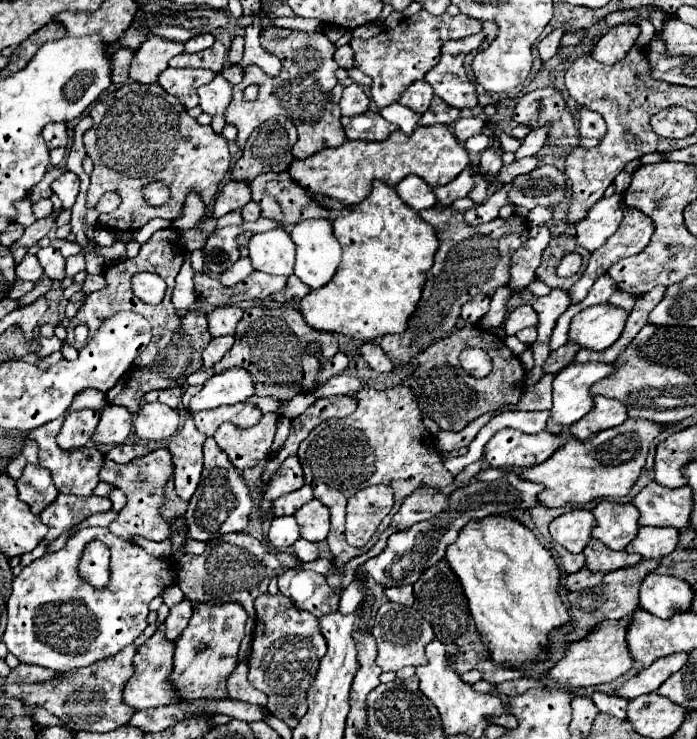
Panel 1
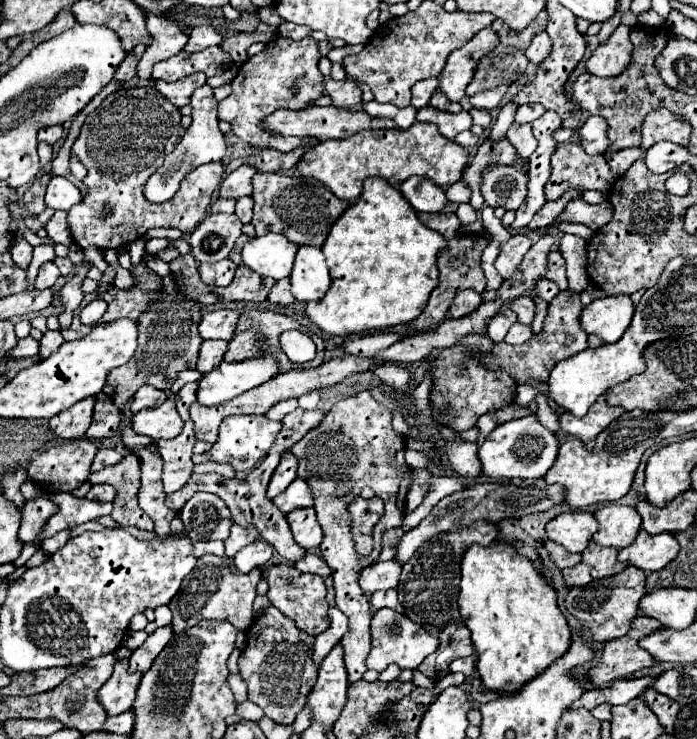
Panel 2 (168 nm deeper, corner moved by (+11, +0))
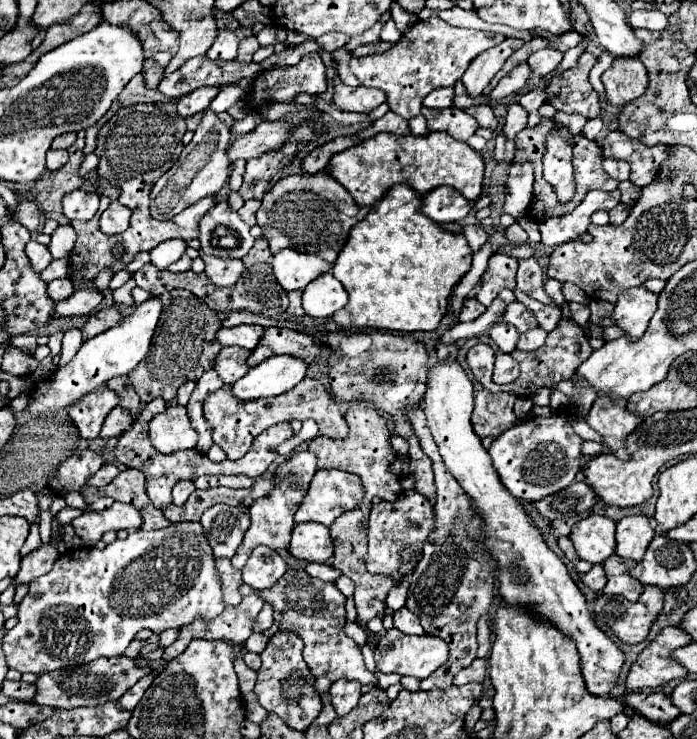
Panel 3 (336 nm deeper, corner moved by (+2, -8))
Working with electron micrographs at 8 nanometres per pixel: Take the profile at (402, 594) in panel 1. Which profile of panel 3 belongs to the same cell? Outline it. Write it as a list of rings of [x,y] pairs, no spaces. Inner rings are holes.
[[[406,606],[394,612],[394,628],[402,630],[404,634],[418,634],[418,636],[424,634],[424,630],[422,630],[418,618],[416,618]]]

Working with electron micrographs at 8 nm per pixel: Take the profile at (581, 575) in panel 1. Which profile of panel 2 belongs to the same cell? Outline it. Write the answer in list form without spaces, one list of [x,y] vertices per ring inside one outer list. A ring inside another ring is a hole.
[[[577,564],[577,566],[573,566],[573,568],[565,568],[563,570],[563,576],[565,576],[565,582],[567,582],[567,586],[585,586],[585,584],[589,584],[593,578],[591,578],[591,566],[589,564]]]

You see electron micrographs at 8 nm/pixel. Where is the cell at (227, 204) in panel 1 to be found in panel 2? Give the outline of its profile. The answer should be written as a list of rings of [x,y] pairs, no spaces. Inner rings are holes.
[[[239,166],[235,172],[231,172],[219,188],[219,196],[221,198],[241,198],[241,196],[251,196],[253,186],[251,186],[251,178],[257,174],[257,170],[253,166]]]

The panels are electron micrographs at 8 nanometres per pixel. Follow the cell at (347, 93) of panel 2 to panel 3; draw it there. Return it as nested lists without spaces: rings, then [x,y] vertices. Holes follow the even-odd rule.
[[[338,78],[334,80],[334,98],[338,110],[346,112],[372,112],[378,104],[386,100],[386,94],[378,88],[366,88],[366,86],[346,86]]]

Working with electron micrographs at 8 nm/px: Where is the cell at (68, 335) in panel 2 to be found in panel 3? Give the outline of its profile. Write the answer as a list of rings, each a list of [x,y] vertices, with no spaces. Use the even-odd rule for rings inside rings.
[[[106,306],[106,308],[94,312],[94,314],[88,318],[88,322],[82,326],[82,336],[84,336],[84,340],[92,338],[94,334],[102,334],[104,330],[108,330],[108,328],[120,324],[122,318],[124,318],[124,314],[122,314],[116,306]]]

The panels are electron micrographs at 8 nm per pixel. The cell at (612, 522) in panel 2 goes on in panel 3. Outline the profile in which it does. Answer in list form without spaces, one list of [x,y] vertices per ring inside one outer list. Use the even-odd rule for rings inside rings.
[[[626,516],[616,522],[616,554],[620,558],[642,560],[656,534],[656,520],[650,516]]]

